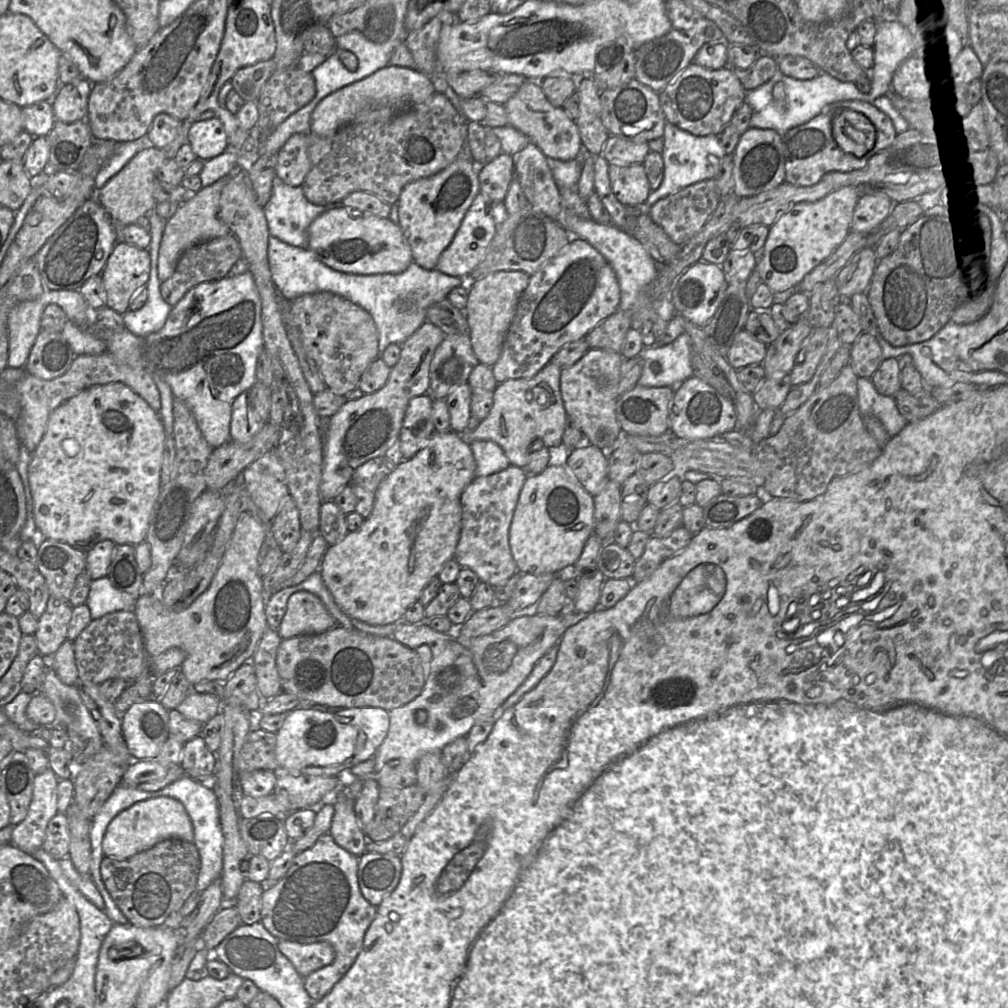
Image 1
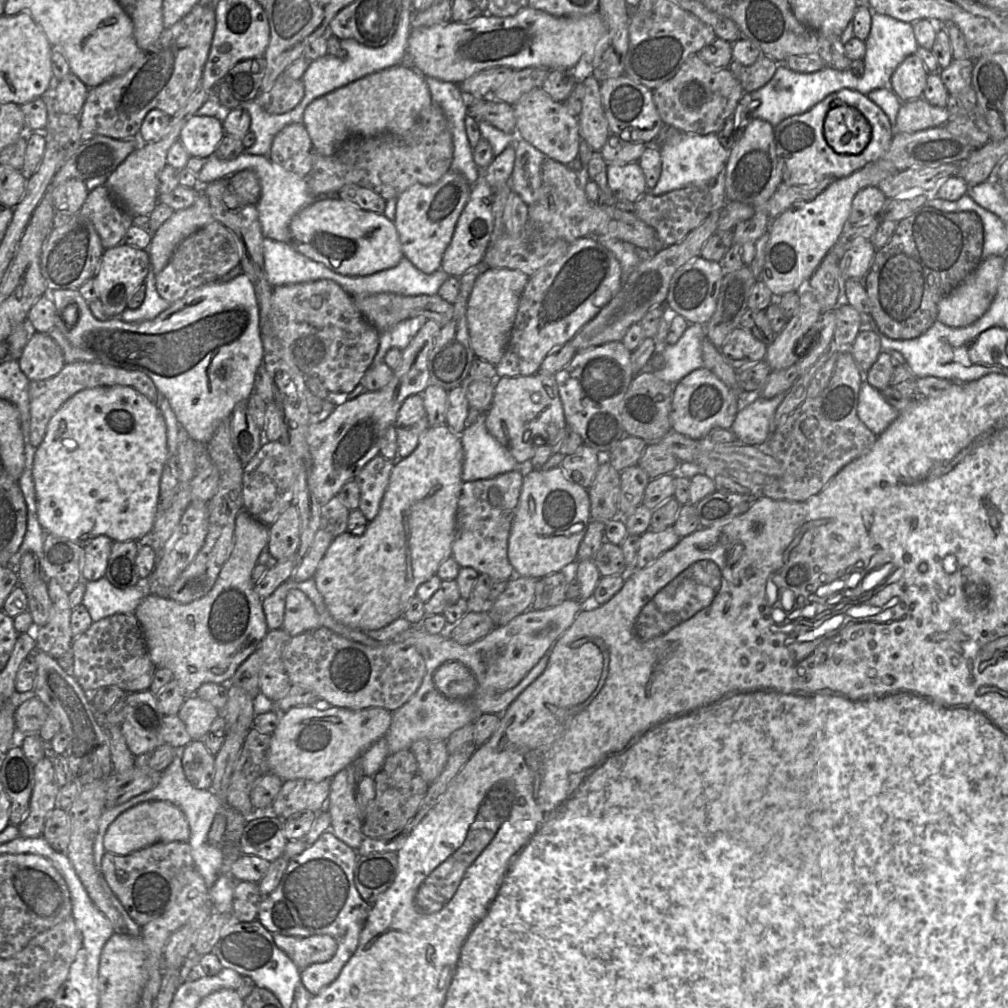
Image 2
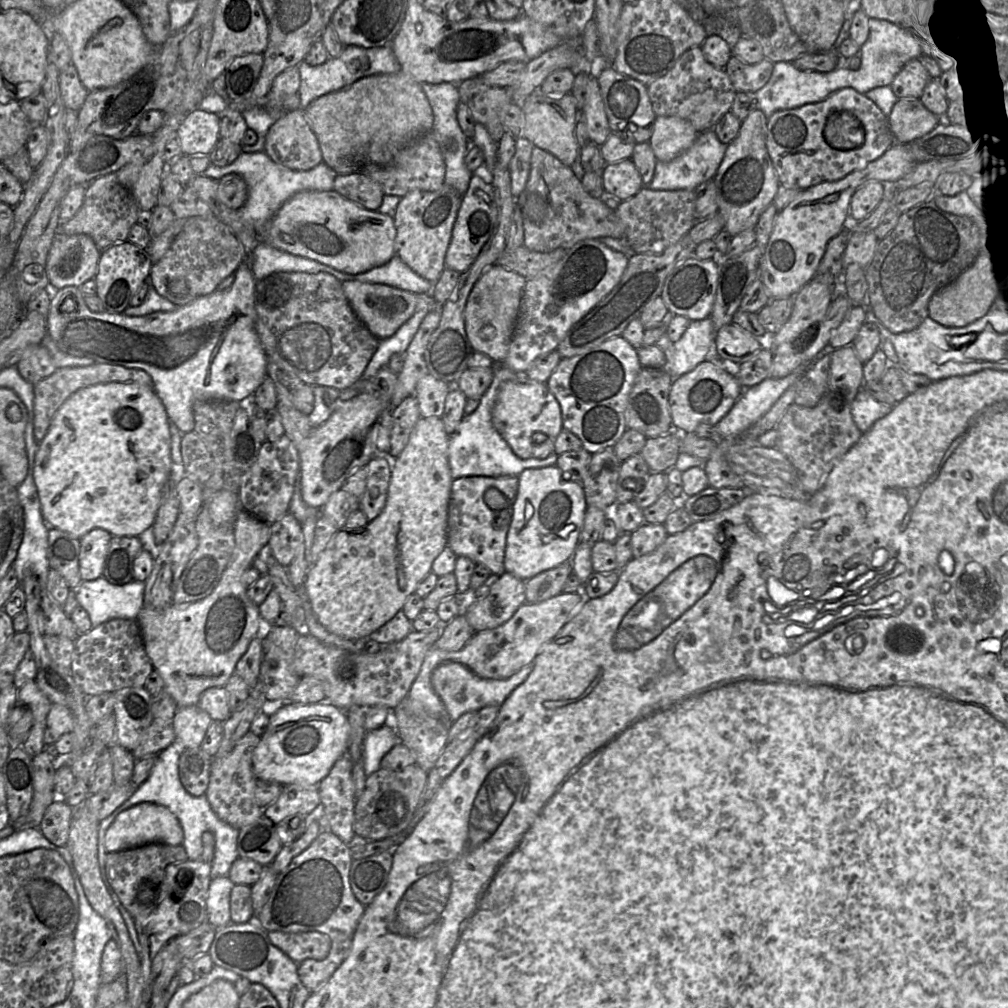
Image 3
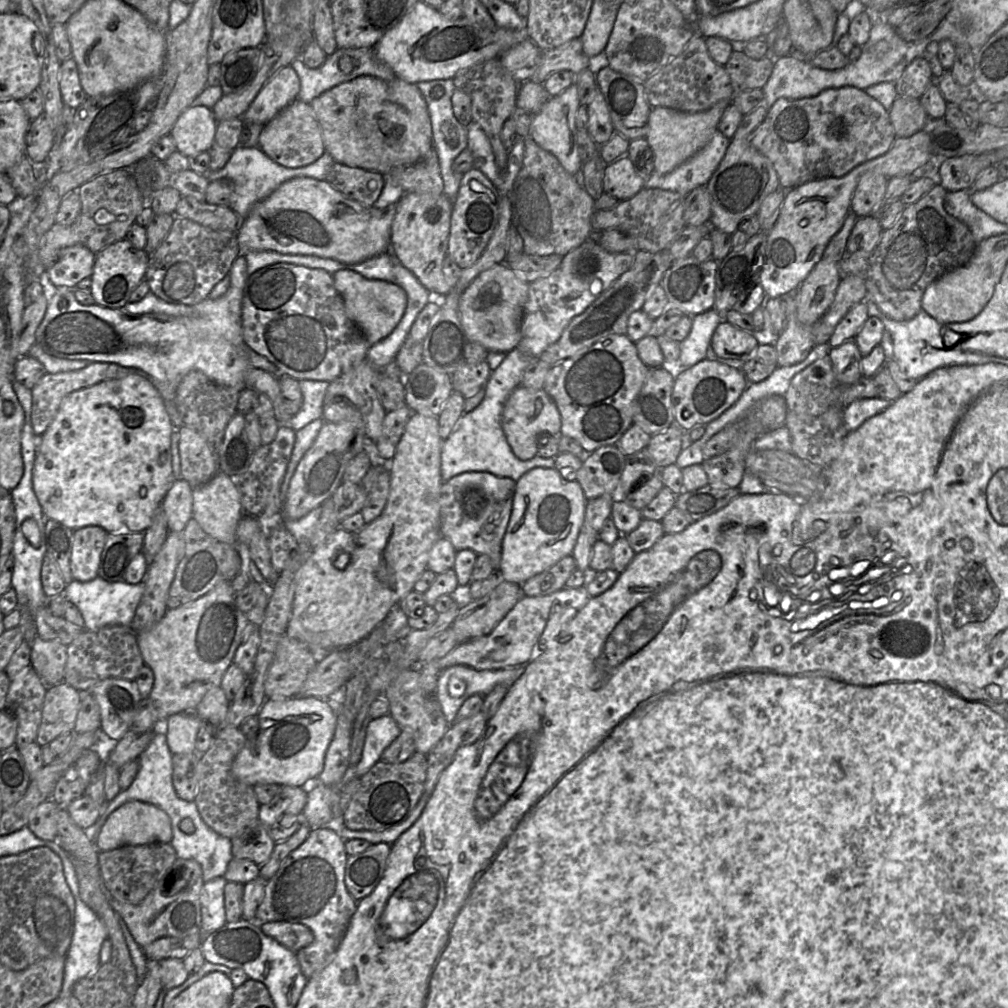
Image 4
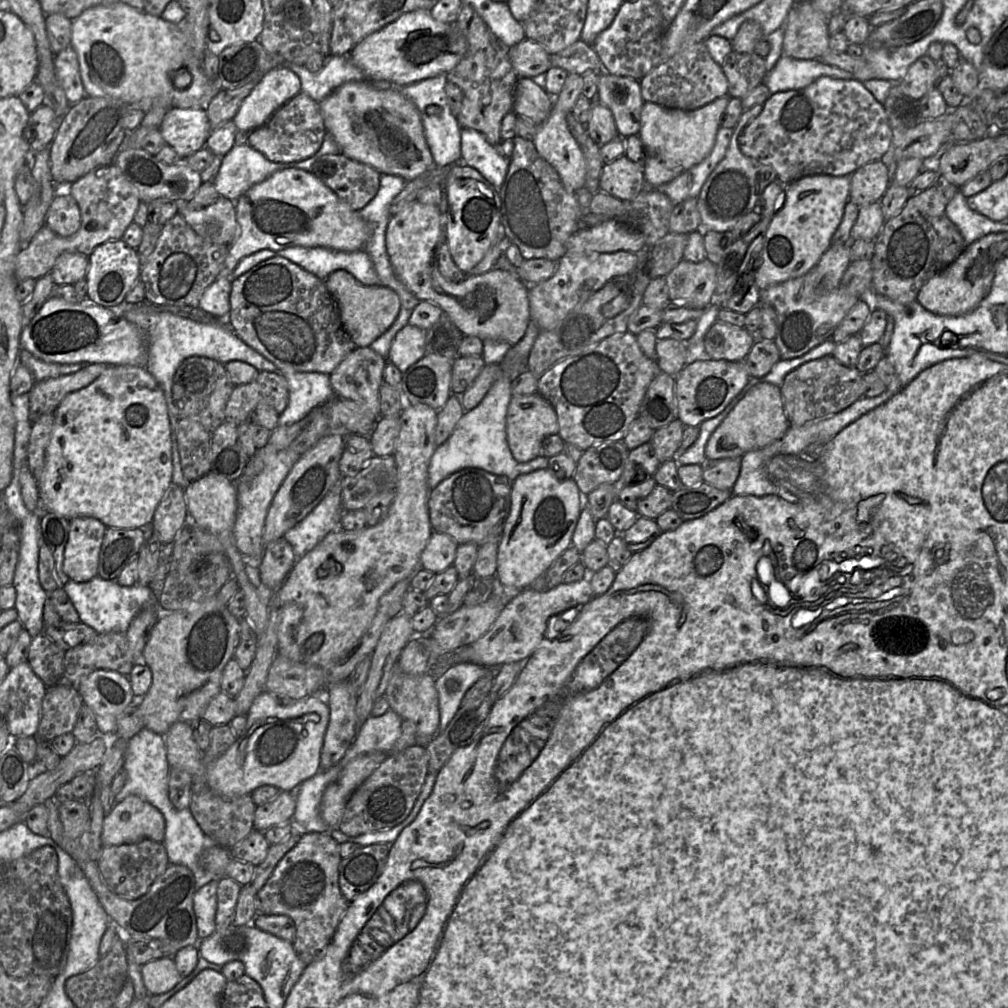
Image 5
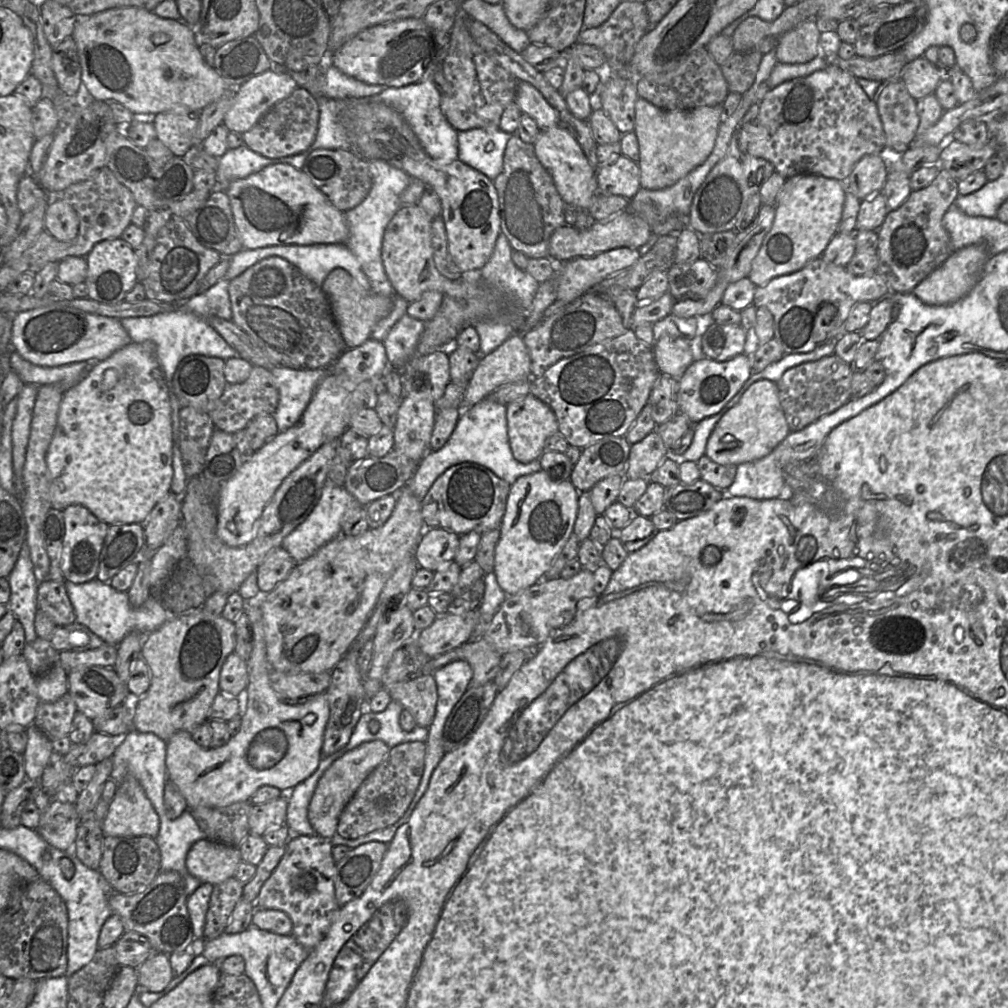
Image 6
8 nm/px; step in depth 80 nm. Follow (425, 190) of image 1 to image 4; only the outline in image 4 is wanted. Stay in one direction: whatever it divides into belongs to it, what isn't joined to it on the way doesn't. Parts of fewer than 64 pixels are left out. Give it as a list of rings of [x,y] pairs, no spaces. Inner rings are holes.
[[[405,193],[397,203],[391,225],[390,251],[393,257],[411,271],[433,296],[446,296],[453,289],[443,274],[452,208],[453,203],[444,194]]]

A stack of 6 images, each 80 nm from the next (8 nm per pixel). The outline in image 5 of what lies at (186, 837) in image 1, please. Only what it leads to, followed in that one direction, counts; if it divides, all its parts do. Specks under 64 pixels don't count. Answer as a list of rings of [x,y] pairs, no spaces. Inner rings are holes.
[[[129,795],[112,807],[105,817],[101,834],[103,847],[132,844],[143,839],[163,842],[165,819],[146,800]]]

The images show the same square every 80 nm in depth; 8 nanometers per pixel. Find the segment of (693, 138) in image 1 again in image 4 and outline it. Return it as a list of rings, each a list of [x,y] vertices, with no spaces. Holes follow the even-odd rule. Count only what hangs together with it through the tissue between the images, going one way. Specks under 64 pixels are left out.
[[[716,130],[711,140],[696,154],[668,174],[655,171],[646,179],[644,187],[677,192],[687,196],[699,186],[706,185],[719,166],[730,139]]]

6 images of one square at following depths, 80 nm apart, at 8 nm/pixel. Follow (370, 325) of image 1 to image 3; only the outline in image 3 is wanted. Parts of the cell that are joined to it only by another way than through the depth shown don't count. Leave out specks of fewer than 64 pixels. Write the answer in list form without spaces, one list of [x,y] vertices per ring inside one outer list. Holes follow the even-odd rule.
[[[276,272],[256,280],[255,312],[256,332],[268,359],[307,385],[331,387],[339,391],[352,387],[362,378],[379,346],[380,340],[353,311],[344,294],[342,283],[326,272]]]

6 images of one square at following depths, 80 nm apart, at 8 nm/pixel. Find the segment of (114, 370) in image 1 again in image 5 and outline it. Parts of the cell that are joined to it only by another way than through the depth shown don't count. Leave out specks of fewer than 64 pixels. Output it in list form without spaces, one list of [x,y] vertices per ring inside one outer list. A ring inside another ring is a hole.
[[[87,364],[73,374],[35,382],[29,393],[31,422],[34,423],[42,415],[54,414],[65,396],[90,385],[107,367],[106,364]]]

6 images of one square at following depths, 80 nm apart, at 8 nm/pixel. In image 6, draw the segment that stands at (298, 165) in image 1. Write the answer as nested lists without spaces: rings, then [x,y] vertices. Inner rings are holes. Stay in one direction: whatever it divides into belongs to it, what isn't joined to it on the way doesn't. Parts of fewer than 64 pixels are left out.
[[[298,87],[286,99],[272,107],[249,131],[243,133],[245,146],[267,158],[282,158],[300,154],[315,141],[319,124],[317,99]]]

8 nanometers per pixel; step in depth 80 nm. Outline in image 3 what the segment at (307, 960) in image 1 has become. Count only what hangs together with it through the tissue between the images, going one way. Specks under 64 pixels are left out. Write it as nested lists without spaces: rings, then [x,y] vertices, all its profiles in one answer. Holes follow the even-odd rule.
[[[318,931],[288,933],[268,932],[271,942],[298,965],[306,959],[322,960],[331,948],[331,939]]]

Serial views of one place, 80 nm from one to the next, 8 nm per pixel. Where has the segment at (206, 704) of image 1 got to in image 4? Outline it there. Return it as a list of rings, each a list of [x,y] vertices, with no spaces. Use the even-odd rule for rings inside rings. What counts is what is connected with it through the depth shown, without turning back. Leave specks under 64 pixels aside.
[[[195,712],[178,713],[165,720],[165,737],[172,755],[196,752],[196,737],[202,720]]]

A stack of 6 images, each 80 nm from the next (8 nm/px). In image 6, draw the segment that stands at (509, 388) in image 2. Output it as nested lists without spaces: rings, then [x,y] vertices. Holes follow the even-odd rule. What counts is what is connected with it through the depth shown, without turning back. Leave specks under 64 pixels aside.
[[[532,394],[506,406],[507,434],[513,457],[523,464],[539,459],[546,440],[558,432],[554,412]]]

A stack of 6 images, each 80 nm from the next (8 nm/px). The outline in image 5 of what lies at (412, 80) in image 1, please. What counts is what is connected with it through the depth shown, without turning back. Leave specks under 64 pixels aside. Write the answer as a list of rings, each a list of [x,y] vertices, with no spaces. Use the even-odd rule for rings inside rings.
[[[366,81],[346,82],[319,102],[327,133],[337,143],[342,154],[367,164],[381,174],[397,175],[406,181],[413,180],[436,167],[427,145],[421,115],[416,105],[397,87],[378,90]]]

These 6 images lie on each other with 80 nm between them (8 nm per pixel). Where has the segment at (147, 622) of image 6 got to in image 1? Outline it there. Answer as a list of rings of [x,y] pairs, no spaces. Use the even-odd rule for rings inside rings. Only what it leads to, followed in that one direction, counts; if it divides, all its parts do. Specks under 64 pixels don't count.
[[[108,577],[92,580],[85,602],[90,609],[92,620],[116,611],[133,610],[137,598],[118,590]]]

